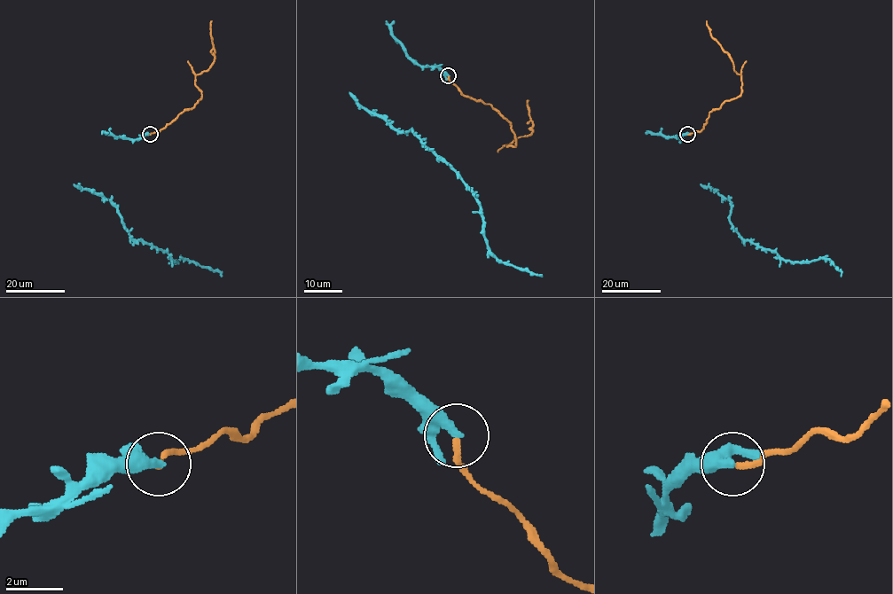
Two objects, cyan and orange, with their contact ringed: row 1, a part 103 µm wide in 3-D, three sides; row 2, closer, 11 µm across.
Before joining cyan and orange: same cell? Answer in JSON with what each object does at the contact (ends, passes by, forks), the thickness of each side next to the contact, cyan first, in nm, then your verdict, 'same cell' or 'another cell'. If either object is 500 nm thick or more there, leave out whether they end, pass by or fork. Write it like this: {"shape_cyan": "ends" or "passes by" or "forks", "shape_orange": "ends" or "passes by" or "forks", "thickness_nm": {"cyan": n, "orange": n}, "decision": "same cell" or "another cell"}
{"shape_cyan": "ends", "shape_orange": "ends", "thickness_nm": {"cyan": 380, "orange": 220}, "decision": "another cell"}

